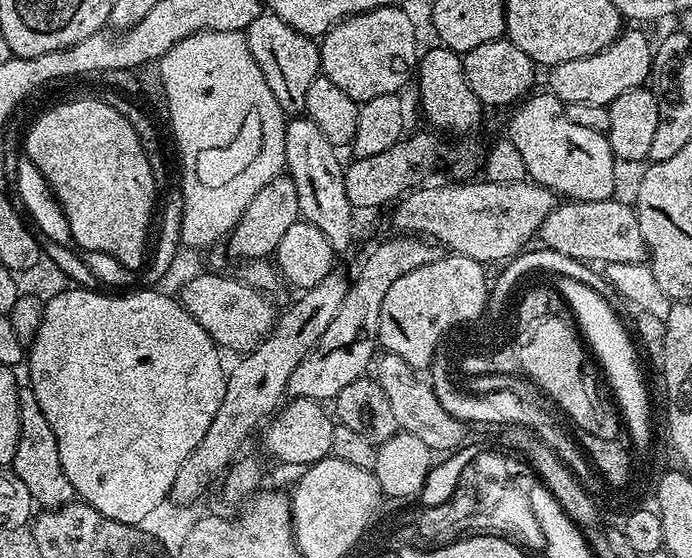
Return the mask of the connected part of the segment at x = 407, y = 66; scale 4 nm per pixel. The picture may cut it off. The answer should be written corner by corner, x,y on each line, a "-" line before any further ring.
375,8
369,12
359,12
356,16
348,16
345,20
338,20
319,41
321,73
330,78
330,82
334,82
334,86
338,86
338,90
342,90
342,94
346,94
351,100
363,102
382,94
397,94
411,76
413,79
418,68
416,24
402,8

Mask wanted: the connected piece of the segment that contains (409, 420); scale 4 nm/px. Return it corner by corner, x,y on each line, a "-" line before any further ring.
383,353
375,363
374,376
389,399
396,425
401,431
421,439
436,454
451,453
465,443
467,425
443,410
437,400
435,389
427,381
422,382
417,369
409,366
408,362
403,361
398,355

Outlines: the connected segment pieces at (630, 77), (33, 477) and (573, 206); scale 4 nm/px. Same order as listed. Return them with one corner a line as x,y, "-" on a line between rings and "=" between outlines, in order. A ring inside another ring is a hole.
621,31
610,46
598,54
586,58
574,58
570,62
551,65
547,91
553,92
564,105
574,102
590,102
590,106
607,106
618,94
641,87
652,75
654,59
653,41
648,41
640,32
=
31,386
21,387
18,391
18,422
18,446
10,465
12,471
18,474
18,478
22,478
26,490
30,490
33,501
41,509
61,508
63,504
71,504
74,493
70,478
66,478
66,470
62,470
62,458
58,458
54,430
50,430
50,422
46,422
46,414
42,414
42,406
38,406
38,398
34,398
=
619,198
611,200
573,200
560,202
542,222
538,233
541,245
575,260
607,266
614,262
645,263
648,247
638,226
635,207
623,204

